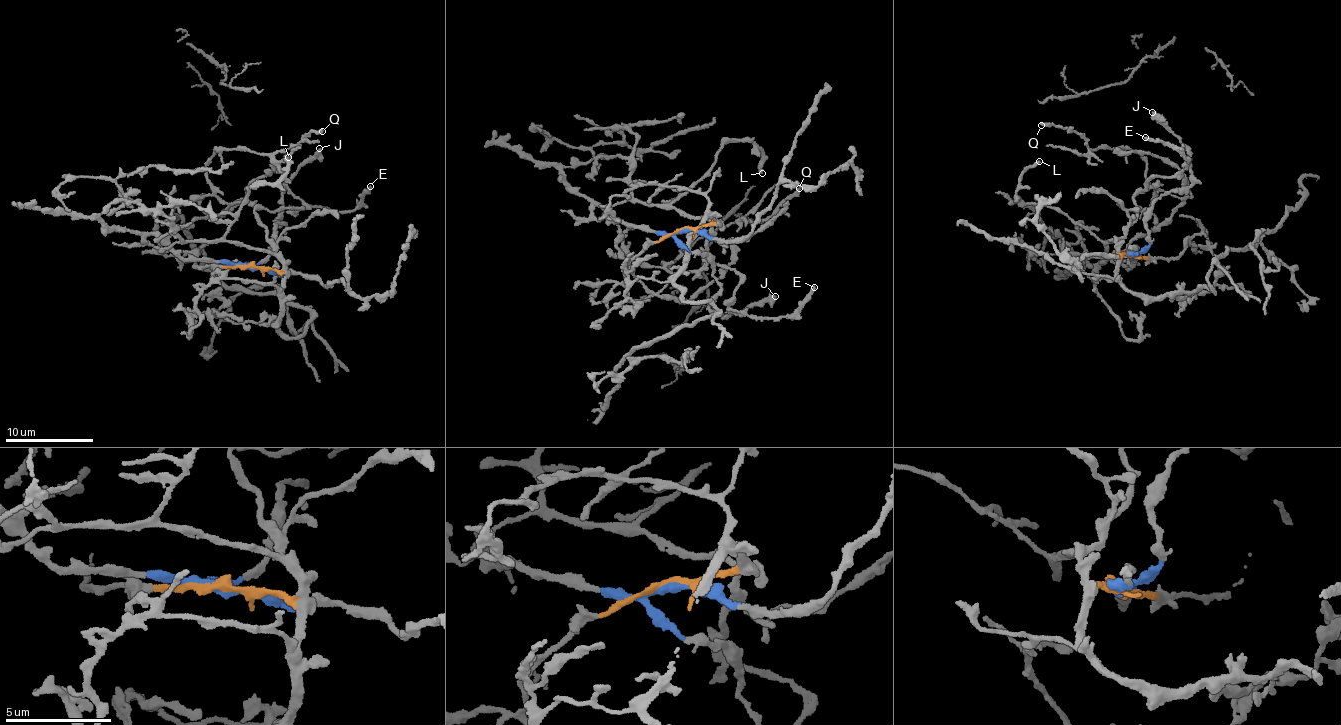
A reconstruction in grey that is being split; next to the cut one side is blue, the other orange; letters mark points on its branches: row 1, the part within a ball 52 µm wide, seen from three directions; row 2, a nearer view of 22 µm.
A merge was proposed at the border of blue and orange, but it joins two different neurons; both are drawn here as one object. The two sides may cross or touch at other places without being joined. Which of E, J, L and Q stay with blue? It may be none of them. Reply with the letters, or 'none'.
J

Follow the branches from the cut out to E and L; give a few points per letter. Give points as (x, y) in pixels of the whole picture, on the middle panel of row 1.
E: (685, 230), (718, 223), (701, 250), (739, 277), (735, 310), (788, 316), (815, 286)
L: (685, 230), (716, 222), (684, 216), (672, 205), (705, 175), (725, 143), (752, 143), (760, 150), (761, 174)

